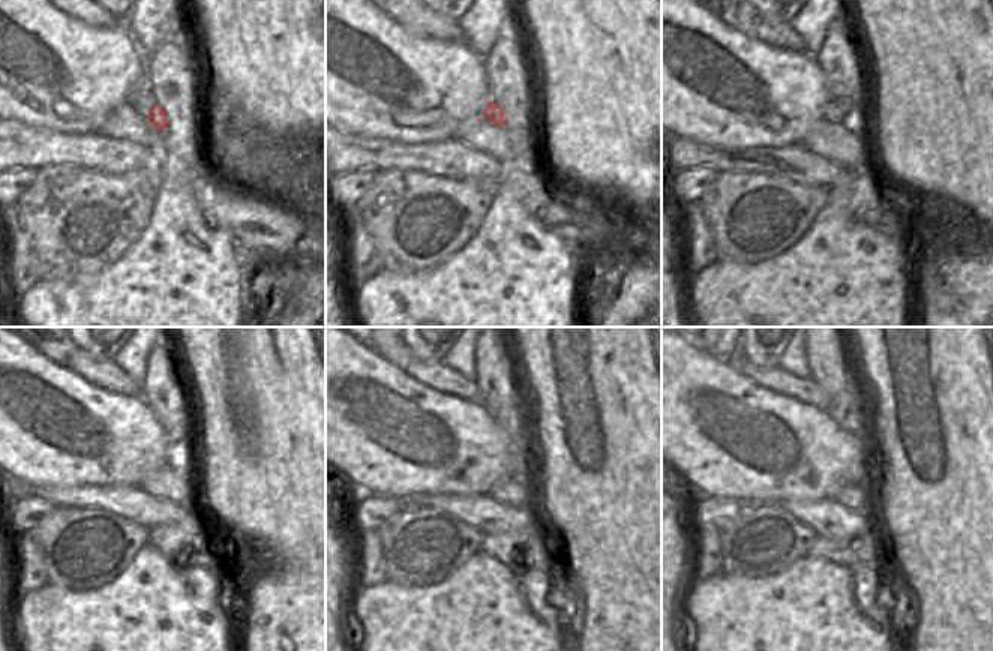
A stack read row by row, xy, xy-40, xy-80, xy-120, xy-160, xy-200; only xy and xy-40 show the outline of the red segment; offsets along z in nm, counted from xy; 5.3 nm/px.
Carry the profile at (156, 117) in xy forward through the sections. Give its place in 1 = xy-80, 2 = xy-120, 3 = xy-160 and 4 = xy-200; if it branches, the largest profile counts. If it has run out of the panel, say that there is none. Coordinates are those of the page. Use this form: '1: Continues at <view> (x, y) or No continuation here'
1: Continues at xy-80 (837, 111)
2: Continues at xy-120 (177, 443)
3: Continues at xy-160 (507, 417)
4: Continues at xy-200 (845, 408)

